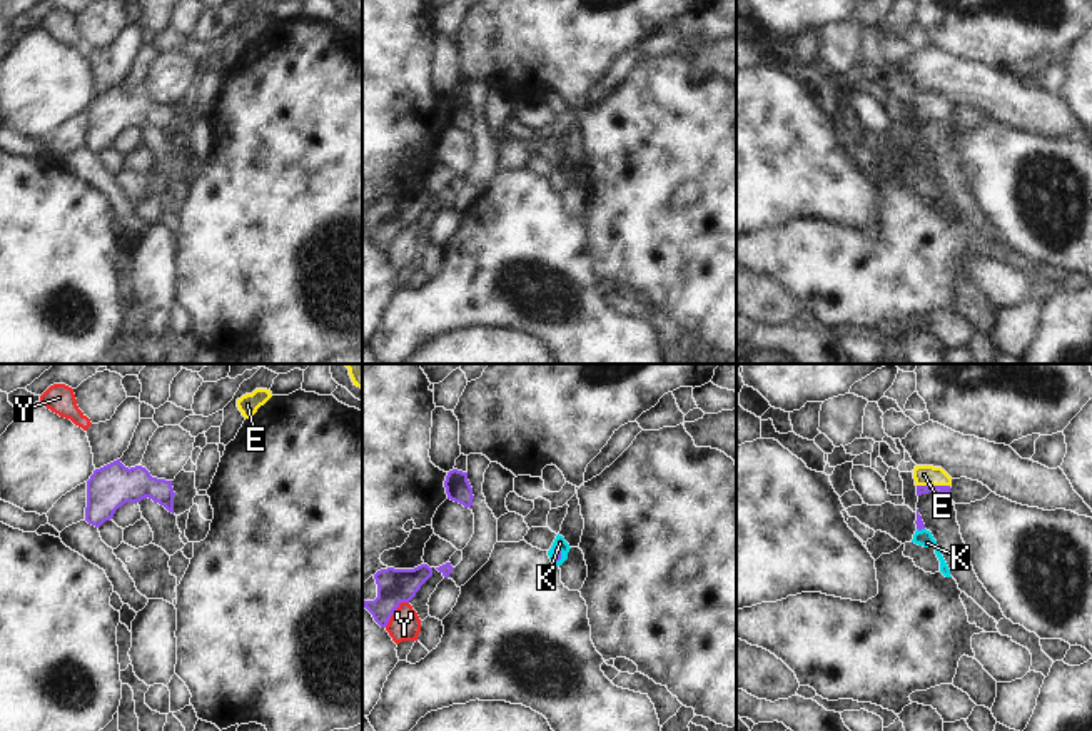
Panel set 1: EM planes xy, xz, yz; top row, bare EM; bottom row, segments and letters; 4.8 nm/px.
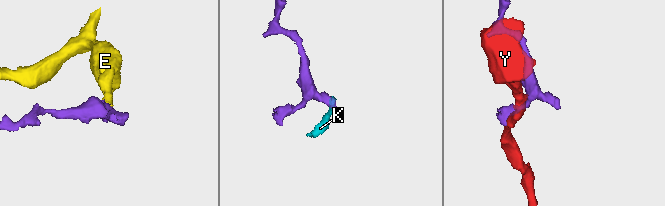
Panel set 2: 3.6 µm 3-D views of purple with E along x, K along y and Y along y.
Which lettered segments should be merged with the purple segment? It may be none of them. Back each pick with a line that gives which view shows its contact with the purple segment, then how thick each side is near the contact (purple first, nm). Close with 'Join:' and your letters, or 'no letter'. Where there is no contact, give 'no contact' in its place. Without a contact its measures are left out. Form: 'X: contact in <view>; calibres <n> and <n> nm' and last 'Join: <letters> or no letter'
E: contact in yz; calibres 50 and 100 nm
K: contact in xz; calibres 30 and 60 nm
Join: E, K

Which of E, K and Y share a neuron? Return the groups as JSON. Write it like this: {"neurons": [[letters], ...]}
{"neurons": [["E", "K"], ["Y"]]}

